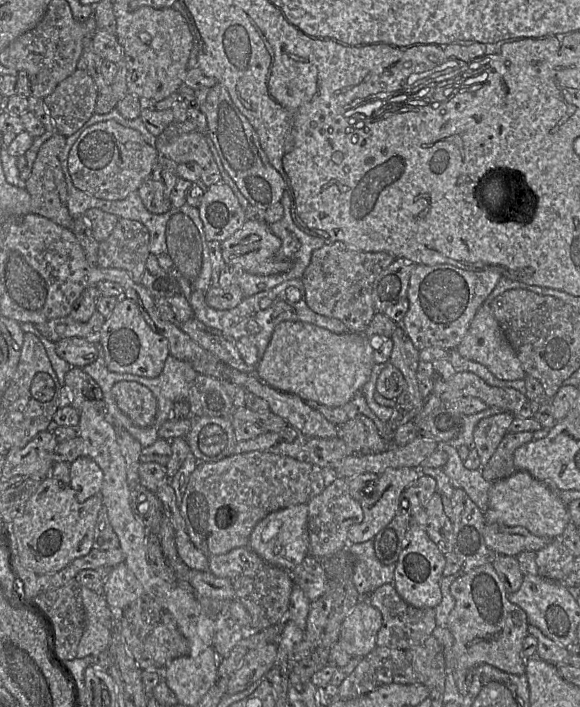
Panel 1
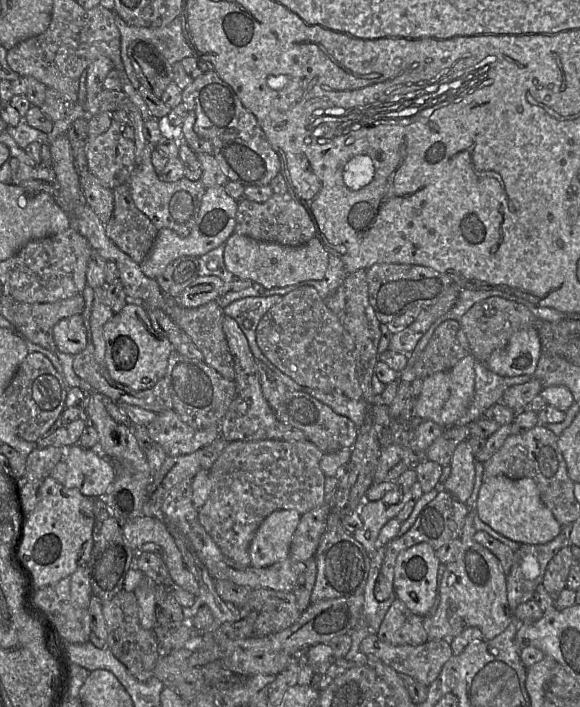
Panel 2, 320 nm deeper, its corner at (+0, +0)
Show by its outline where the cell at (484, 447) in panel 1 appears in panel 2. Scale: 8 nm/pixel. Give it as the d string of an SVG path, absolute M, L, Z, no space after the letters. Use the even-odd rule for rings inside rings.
M469 509L461 532L461 548L454 561L446 565L439 584L440 601L435 613L424 619L428 641L451 640L468 627L481 630L484 640L491 640L502 633L512 618L506 591L506 575L499 559L474 540L474 512Z

